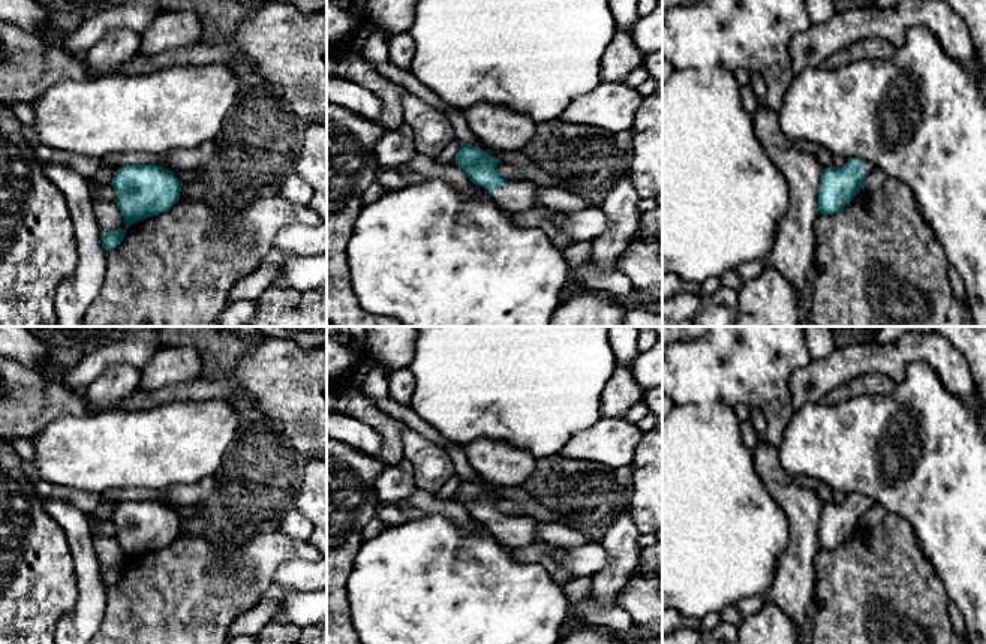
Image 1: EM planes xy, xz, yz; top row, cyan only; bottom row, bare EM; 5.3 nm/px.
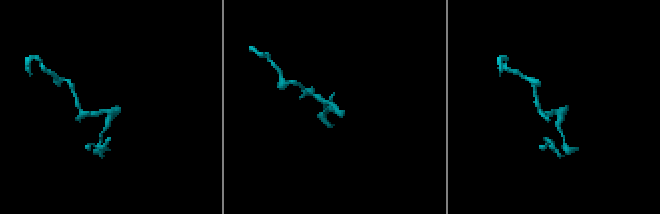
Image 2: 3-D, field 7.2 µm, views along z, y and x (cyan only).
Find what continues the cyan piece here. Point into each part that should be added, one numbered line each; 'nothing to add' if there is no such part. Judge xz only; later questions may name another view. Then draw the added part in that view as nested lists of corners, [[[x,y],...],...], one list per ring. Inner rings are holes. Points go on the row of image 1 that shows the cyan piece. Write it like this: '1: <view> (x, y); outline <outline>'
1: xz (514, 195); outline [[[505,180],[492,198],[509,214],[530,210],[548,210],[536,204],[538,187],[529,181]]]

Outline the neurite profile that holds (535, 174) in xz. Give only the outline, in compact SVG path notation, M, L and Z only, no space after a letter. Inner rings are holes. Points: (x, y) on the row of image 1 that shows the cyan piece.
M499 163L494 166L494 169L503 180L529 181L529 183L535 184L538 189L556 187L556 177L548 174L539 165L518 169L511 165Z

